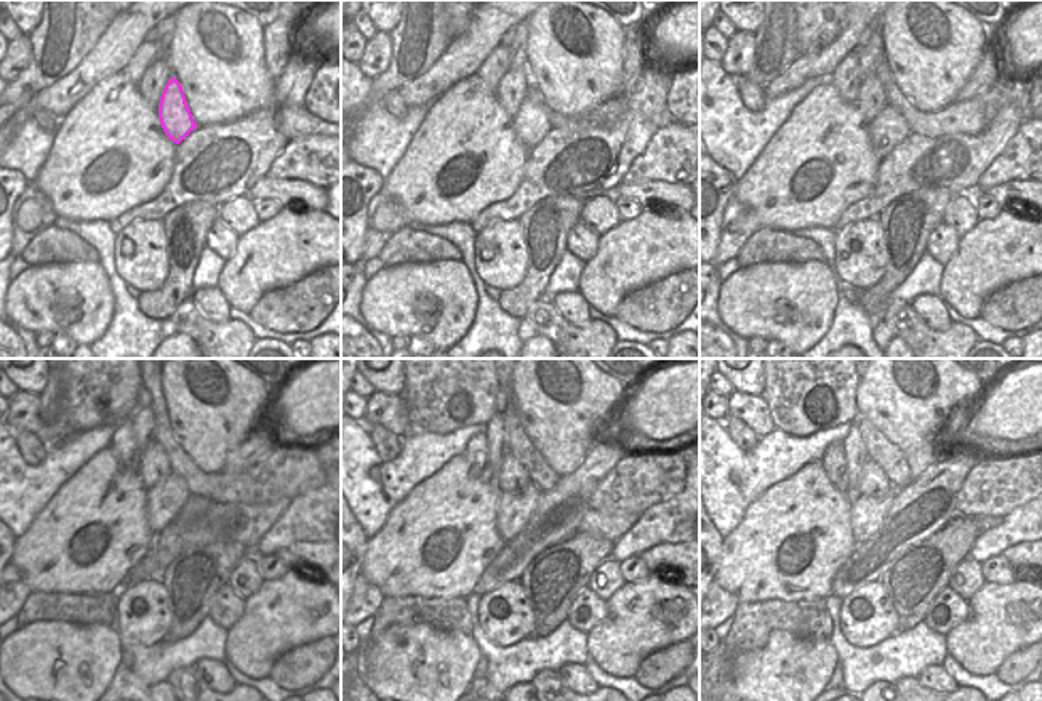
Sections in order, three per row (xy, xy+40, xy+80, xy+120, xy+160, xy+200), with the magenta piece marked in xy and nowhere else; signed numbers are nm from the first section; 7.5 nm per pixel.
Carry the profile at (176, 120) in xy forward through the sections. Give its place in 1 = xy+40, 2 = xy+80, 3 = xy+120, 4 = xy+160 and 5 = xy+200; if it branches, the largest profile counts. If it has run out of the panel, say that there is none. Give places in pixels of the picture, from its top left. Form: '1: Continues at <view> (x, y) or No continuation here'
1: Continues at xy+40 (530, 124)
2: Continues at xy+80 (884, 138)
3: Continues at xy+120 (164, 501)
4: Continues at xy+160 (514, 509)
5: Continues at xy+200 (866, 514)

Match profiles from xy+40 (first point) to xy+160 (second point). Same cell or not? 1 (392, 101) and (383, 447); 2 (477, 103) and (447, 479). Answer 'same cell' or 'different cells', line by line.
1: same cell
2: same cell

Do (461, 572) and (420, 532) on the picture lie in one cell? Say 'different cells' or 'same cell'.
same cell

